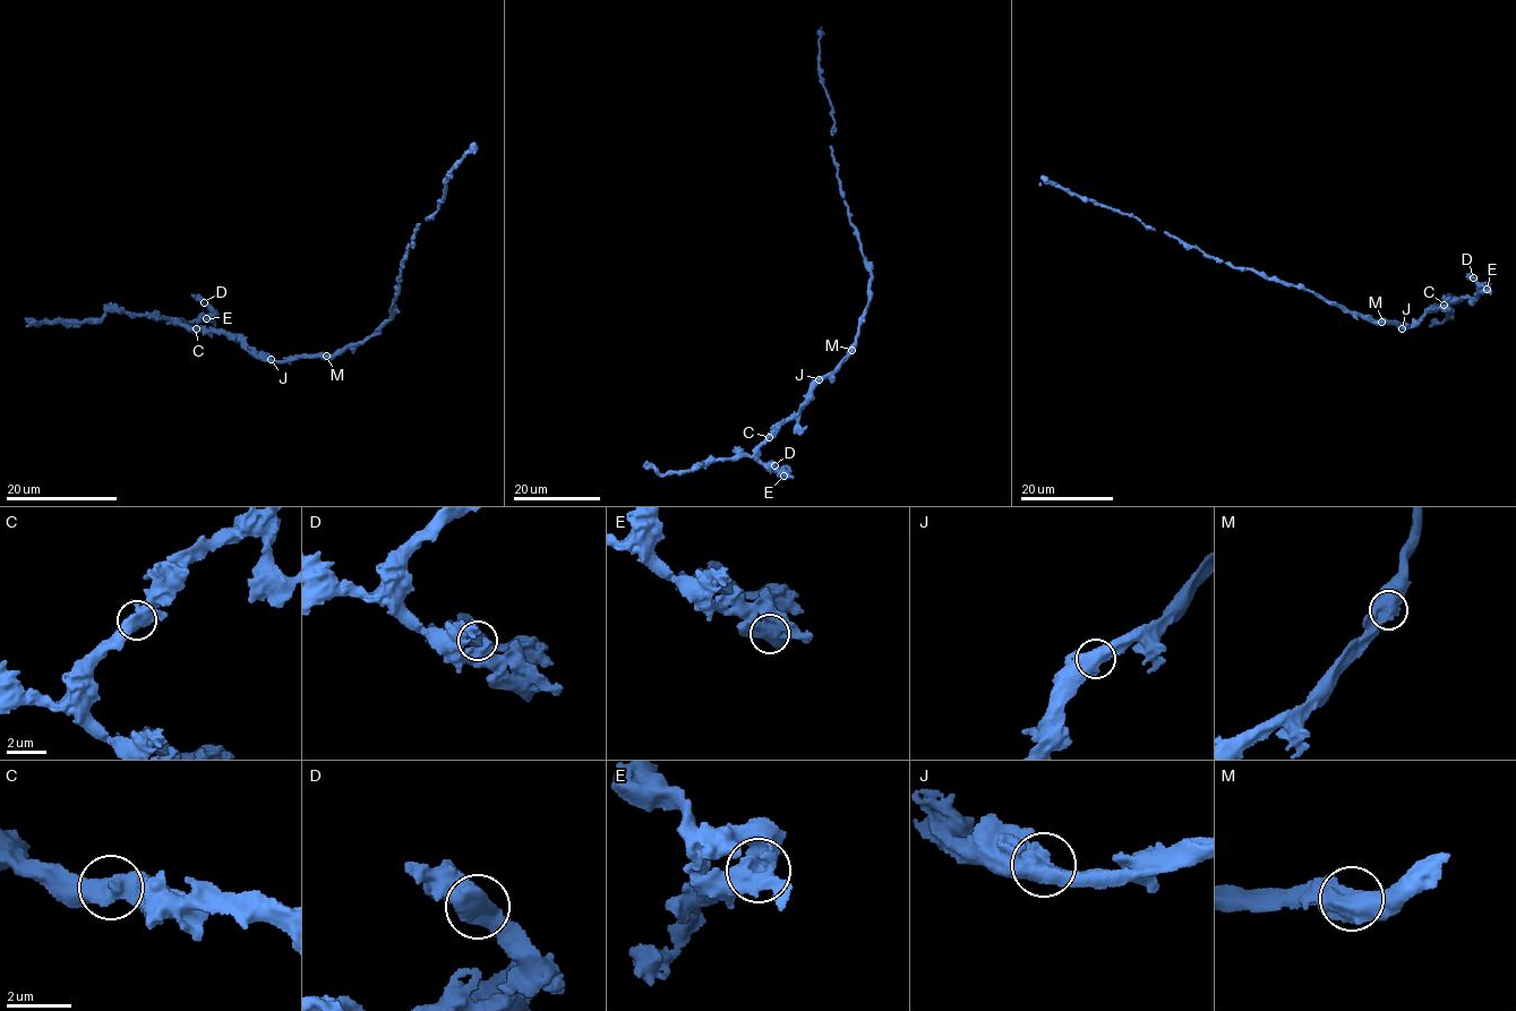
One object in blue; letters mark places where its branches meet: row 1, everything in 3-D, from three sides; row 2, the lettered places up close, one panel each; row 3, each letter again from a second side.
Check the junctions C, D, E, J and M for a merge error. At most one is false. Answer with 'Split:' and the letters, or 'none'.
Split: none

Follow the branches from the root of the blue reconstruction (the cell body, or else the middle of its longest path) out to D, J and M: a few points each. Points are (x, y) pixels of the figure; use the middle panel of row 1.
D: (867, 302), (853, 350), (811, 391), (810, 401), (760, 447), (758, 457), (767, 468), (782, 468), (774, 465)
J: (867, 302), (853, 350), (819, 379)
M: (867, 302), (851, 350)

